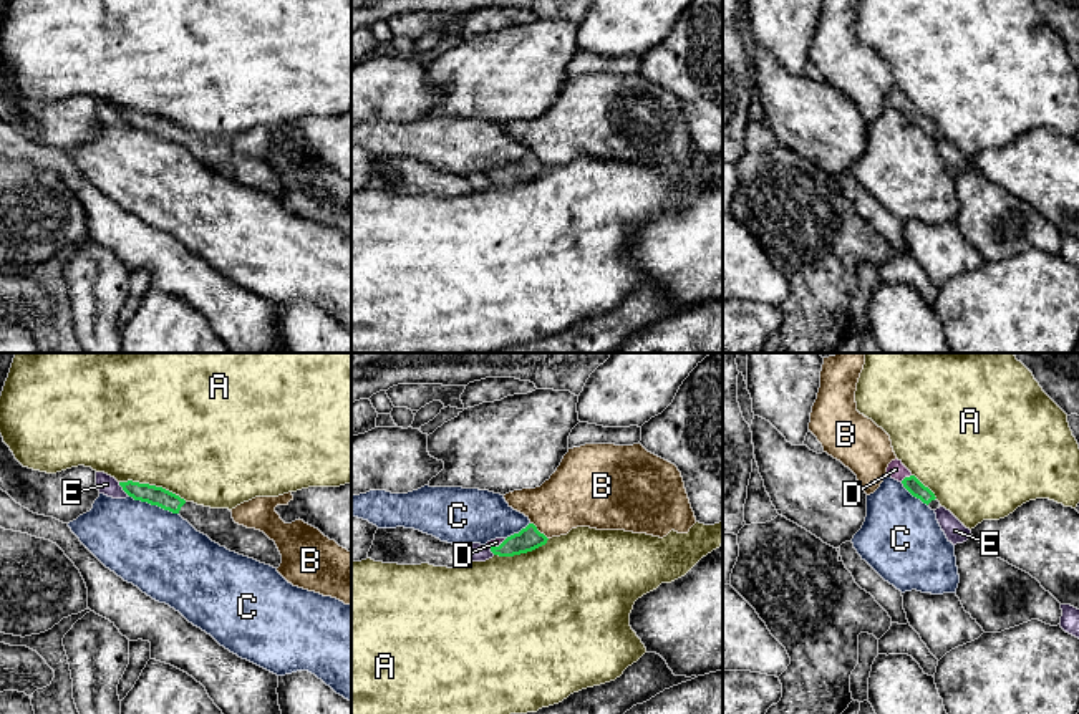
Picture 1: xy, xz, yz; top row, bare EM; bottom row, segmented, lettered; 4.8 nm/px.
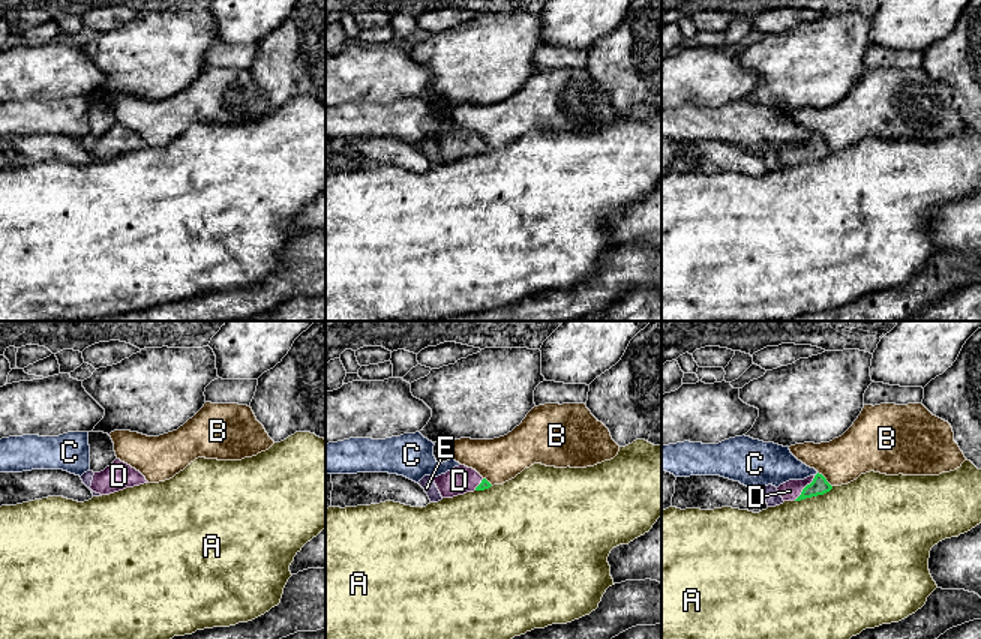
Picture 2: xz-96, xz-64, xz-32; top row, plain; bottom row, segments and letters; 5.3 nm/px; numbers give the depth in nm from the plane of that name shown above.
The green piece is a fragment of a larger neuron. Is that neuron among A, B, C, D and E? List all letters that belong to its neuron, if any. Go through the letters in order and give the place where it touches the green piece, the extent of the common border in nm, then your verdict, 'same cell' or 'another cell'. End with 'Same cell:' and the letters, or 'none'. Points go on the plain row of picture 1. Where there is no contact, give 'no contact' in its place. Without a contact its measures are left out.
A: xy (153, 115) | 340 nm | another cell
B: xz (537, 159) | 120 nm | another cell
C: xy (154, 133) | 260 nm | another cell
D: yz (905, 106) | 70 nm | same cell
E: xy (123, 118) | 90 nm | another cell
Same cell: D

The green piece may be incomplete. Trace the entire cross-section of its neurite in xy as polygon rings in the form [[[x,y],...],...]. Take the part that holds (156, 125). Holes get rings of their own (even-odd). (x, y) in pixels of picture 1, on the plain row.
[[[119,111],[123,119],[134,129],[157,134],[172,142],[179,142],[197,161],[207,164],[212,171],[230,181],[254,187],[260,192],[278,197],[282,184],[273,169],[264,161],[239,154],[229,137],[210,137],[186,131],[179,124],[156,114],[139,111]]]

